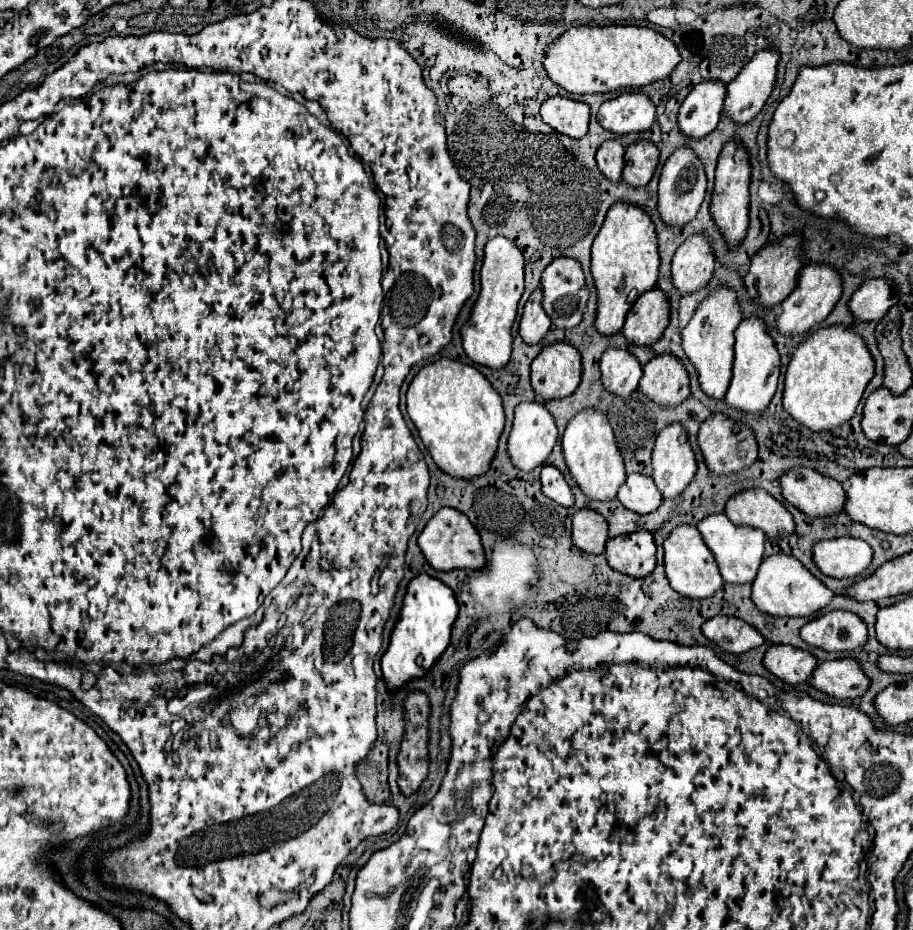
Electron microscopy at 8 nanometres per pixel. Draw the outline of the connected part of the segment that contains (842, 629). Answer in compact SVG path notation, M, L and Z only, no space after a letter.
M832 610L822 614L816 620L810 620L802 626L802 640L812 646L840 652L840 650L856 650L866 644L866 624L854 612Z

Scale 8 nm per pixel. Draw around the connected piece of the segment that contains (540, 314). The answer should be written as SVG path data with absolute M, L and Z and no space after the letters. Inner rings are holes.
M538 286L530 294L530 298L524 306L524 314L522 314L522 320L520 320L520 334L522 334L524 342L536 344L544 338L550 324L552 322L550 322L550 318L546 316L546 312L542 308L542 286Z

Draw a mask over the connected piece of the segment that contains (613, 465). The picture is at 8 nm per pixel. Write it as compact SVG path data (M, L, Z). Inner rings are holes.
M586 408L578 412L566 426L566 432L562 436L562 448L564 448L564 458L572 478L588 498L602 500L602 502L616 498L618 488L626 478L626 470L624 470L622 452L616 446L614 432L604 412L596 408Z

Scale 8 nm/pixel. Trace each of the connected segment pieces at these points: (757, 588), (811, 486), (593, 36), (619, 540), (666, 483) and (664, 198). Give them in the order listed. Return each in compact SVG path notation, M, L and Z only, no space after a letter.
M778 552L774 556L764 556L758 576L752 582L752 602L758 610L770 616L810 616L824 608L834 594L812 576L794 556Z
M790 468L778 478L782 496L808 516L832 516L844 510L846 492L840 482L812 468Z
M578 26L568 28L546 52L542 66L548 78L572 94L598 94L610 90L638 90L654 80L670 76L680 62L672 40L652 28L640 26Z
M648 530L610 538L604 556L614 570L632 578L644 578L656 566L654 538Z
M668 424L656 438L652 452L652 478L664 498L674 498L684 492L696 474L696 456L688 442L688 432L682 424Z
M680 146L666 160L662 176L660 176L660 186L658 186L658 212L660 212L660 218L670 226L684 226L686 222L690 222L696 216L704 196L706 196L704 164L700 162L700 158L696 156L696 152L690 146Z

